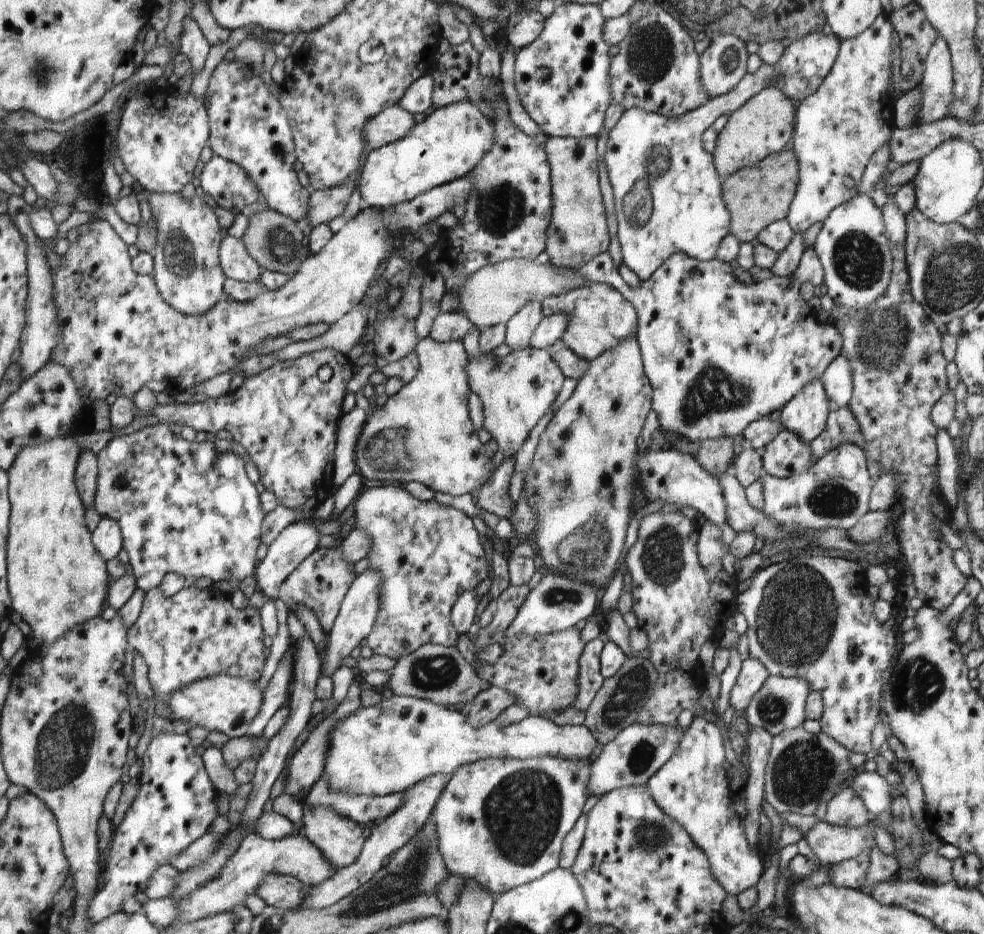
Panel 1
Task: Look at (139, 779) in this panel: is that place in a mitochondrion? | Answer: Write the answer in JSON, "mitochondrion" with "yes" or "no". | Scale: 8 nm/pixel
{"mitochondrion":"no"}

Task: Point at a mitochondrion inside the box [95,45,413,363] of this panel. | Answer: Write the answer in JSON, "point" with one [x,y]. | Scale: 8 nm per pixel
{"point":[178,252]}

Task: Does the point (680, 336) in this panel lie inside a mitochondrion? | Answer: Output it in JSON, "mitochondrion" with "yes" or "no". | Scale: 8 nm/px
{"mitochondrion":"no"}

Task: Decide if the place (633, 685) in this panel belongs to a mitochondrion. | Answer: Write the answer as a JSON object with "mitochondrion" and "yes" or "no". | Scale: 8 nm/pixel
{"mitochondrion":"yes"}

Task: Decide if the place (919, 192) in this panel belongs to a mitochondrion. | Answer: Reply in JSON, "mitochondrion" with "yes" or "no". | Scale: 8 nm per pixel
{"mitochondrion":"no"}

